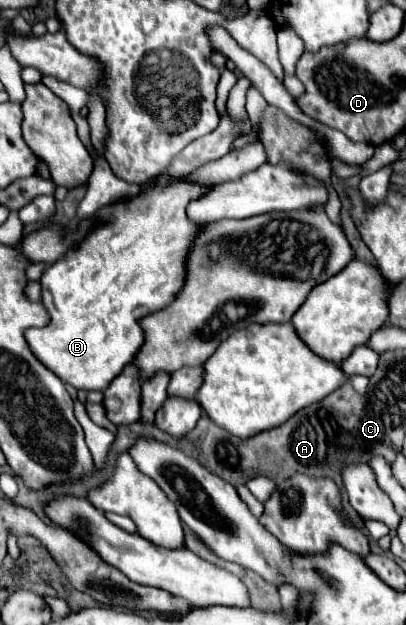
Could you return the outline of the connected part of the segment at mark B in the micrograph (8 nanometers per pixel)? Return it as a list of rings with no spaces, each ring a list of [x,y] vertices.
[[[173,183],[173,185],[167,185],[167,187],[155,187],[155,189],[147,191],[145,195],[141,195],[141,197],[125,199],[125,201],[121,201],[121,203],[117,203],[117,205],[111,205],[111,207],[109,207],[109,215],[107,215],[109,221],[105,221],[101,227],[97,227],[95,231],[91,231],[91,233],[81,241],[81,245],[79,245],[75,251],[69,251],[69,255],[65,255],[65,259],[59,259],[57,263],[49,265],[49,267],[43,271],[43,275],[41,275],[41,303],[43,303],[43,307],[51,313],[51,321],[49,321],[49,325],[45,325],[45,327],[41,327],[41,329],[37,329],[37,327],[35,327],[35,329],[27,329],[27,331],[25,331],[25,341],[27,341],[29,349],[33,349],[33,355],[35,355],[47,369],[51,369],[63,383],[69,383],[69,385],[73,385],[75,389],[83,389],[83,391],[103,391],[103,389],[111,383],[111,379],[113,379],[117,373],[121,373],[121,369],[123,369],[127,363],[133,361],[137,349],[139,349],[141,343],[143,343],[143,331],[141,331],[141,327],[137,325],[137,319],[141,319],[141,317],[145,317],[145,315],[149,315],[149,313],[153,313],[153,311],[159,311],[159,309],[167,307],[167,305],[173,301],[173,297],[177,295],[177,291],[181,289],[181,283],[183,283],[183,279],[185,279],[185,255],[187,255],[189,245],[191,245],[191,241],[193,241],[193,235],[197,233],[197,227],[199,227],[197,223],[193,223],[193,221],[187,219],[185,207],[187,207],[187,203],[189,203],[191,199],[197,199],[197,197],[201,195],[201,191],[205,193],[207,187],[187,185],[187,183]]]

